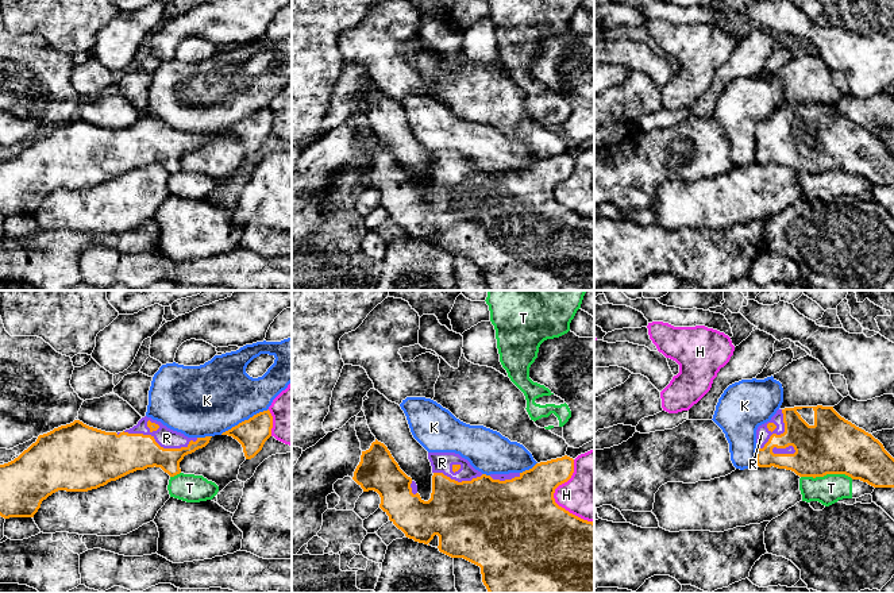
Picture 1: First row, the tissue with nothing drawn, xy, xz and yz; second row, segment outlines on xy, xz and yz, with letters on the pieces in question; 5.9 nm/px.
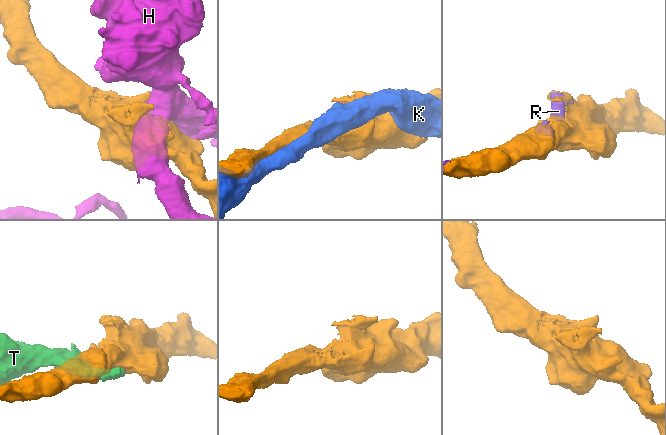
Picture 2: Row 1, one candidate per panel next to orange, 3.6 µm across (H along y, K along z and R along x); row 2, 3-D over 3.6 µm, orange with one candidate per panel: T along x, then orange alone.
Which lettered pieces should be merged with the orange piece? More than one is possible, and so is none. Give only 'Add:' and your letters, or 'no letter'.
Add: R

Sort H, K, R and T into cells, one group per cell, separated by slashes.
H / K / R / T

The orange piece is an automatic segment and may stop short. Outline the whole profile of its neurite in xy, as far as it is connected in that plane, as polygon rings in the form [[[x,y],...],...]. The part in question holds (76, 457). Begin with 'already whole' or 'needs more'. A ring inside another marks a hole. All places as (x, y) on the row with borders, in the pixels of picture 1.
needs more; [[[147,416],[117,434],[74,420],[39,435],[18,458],[0,465],[0,516],[34,517],[42,501],[58,490],[88,492],[147,467],[161,467],[174,477],[181,473],[180,462],[184,457],[205,447],[211,438],[188,438]]]

